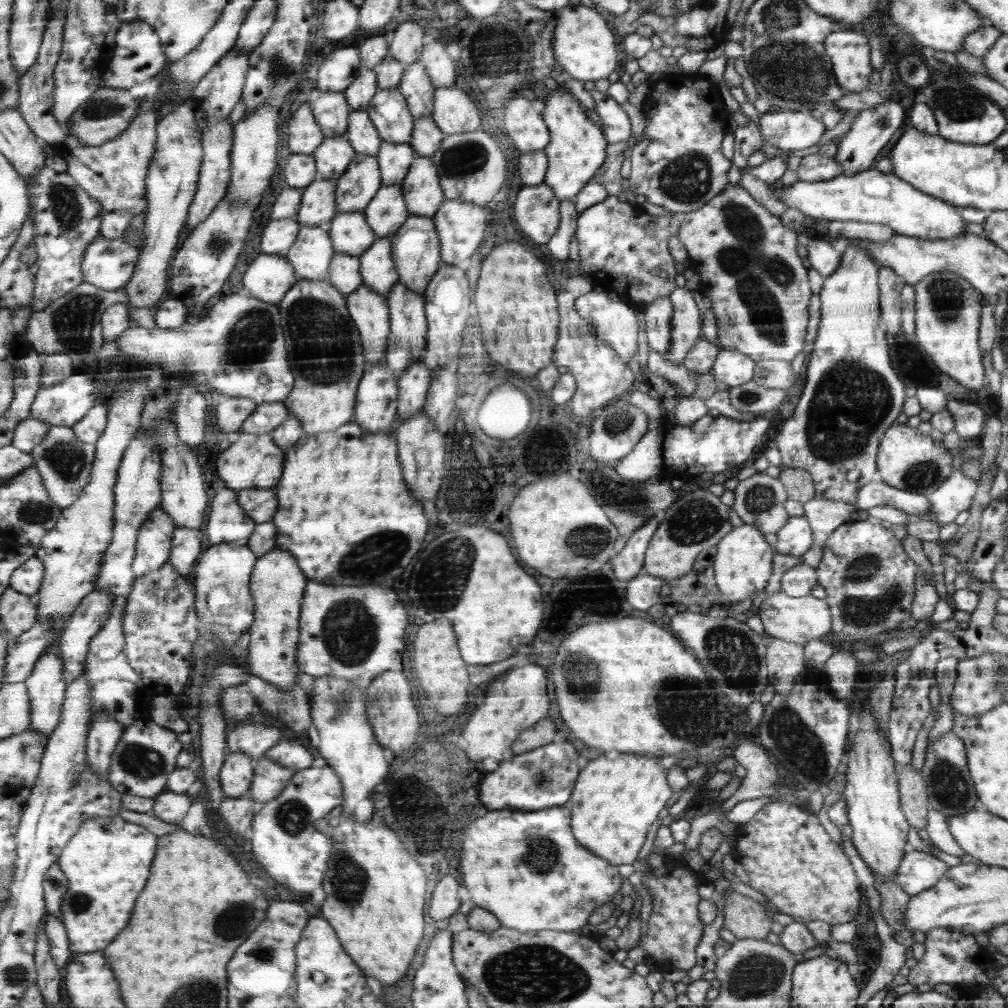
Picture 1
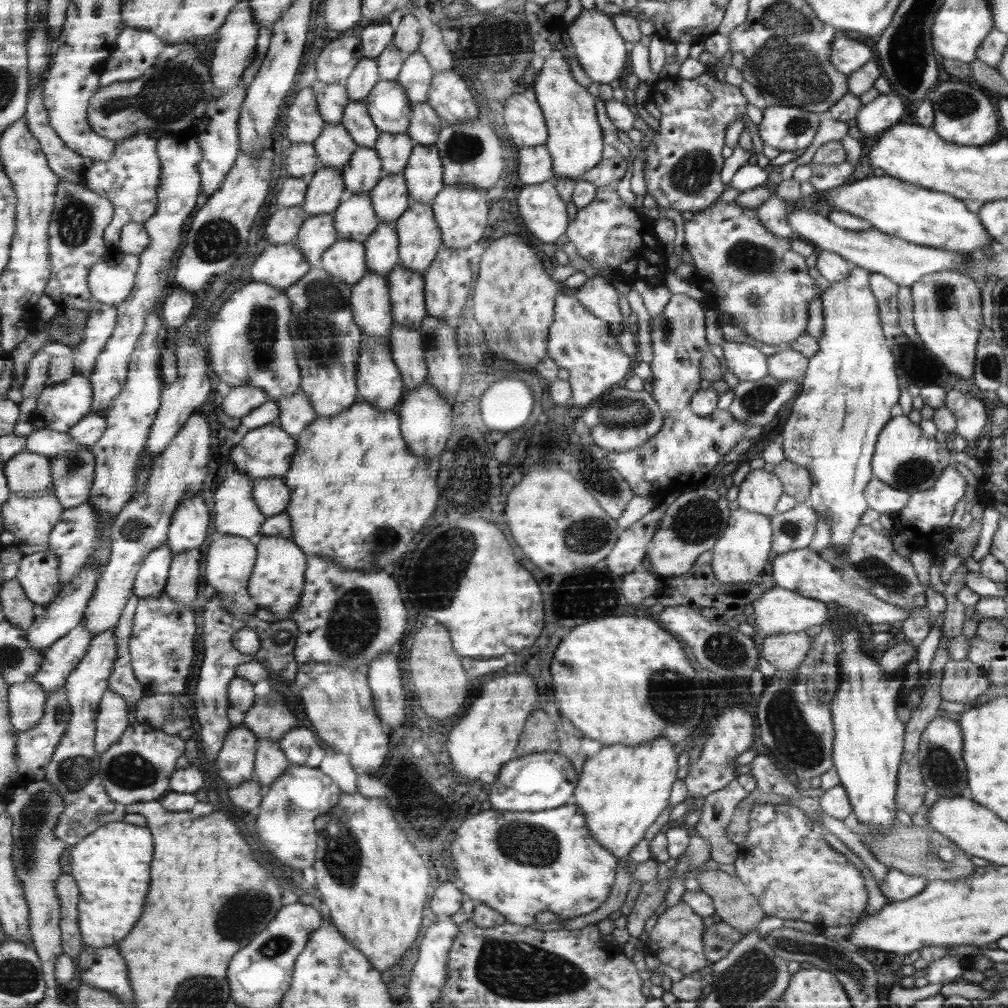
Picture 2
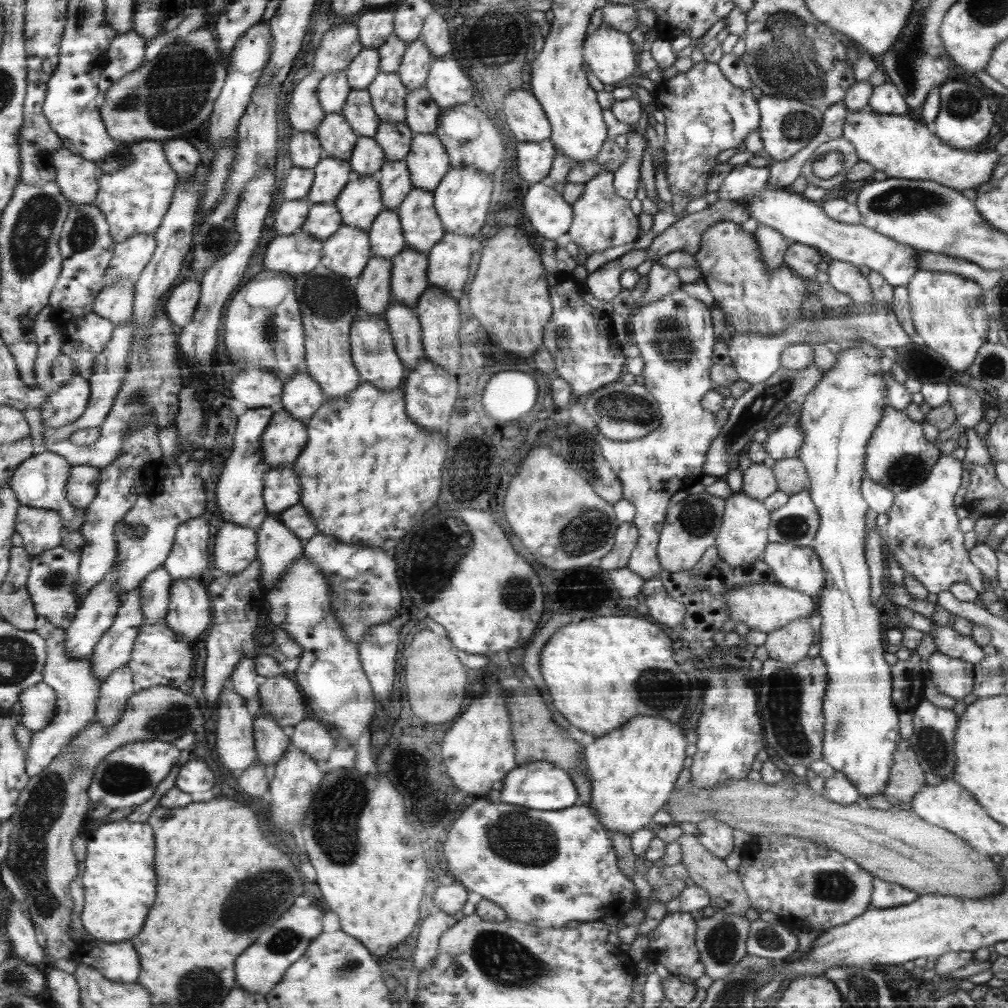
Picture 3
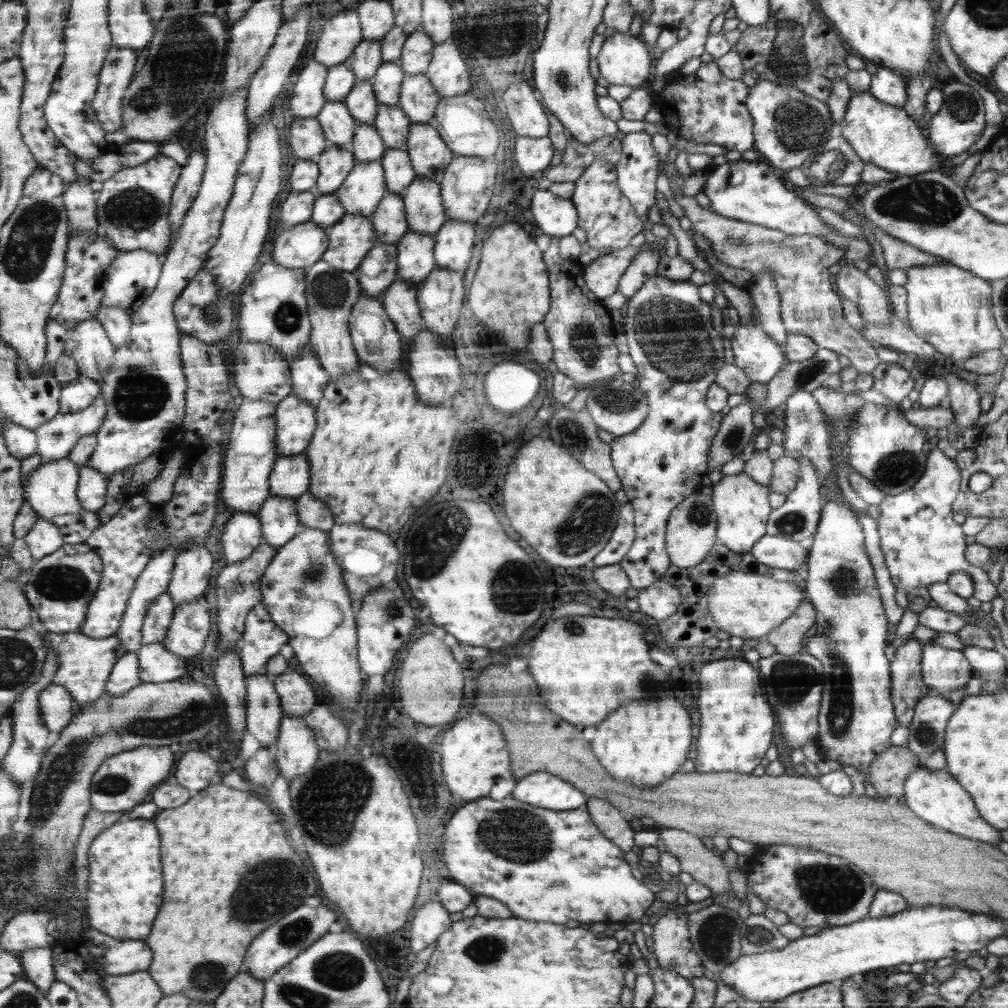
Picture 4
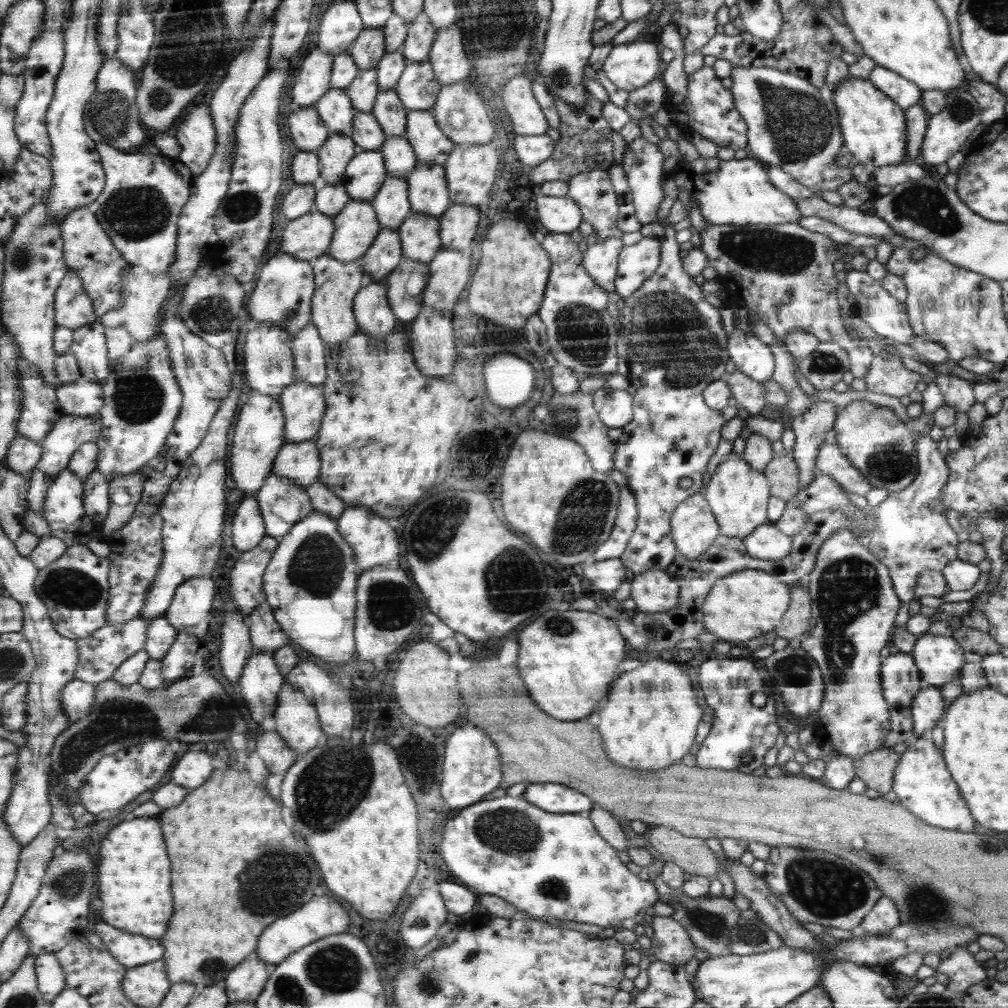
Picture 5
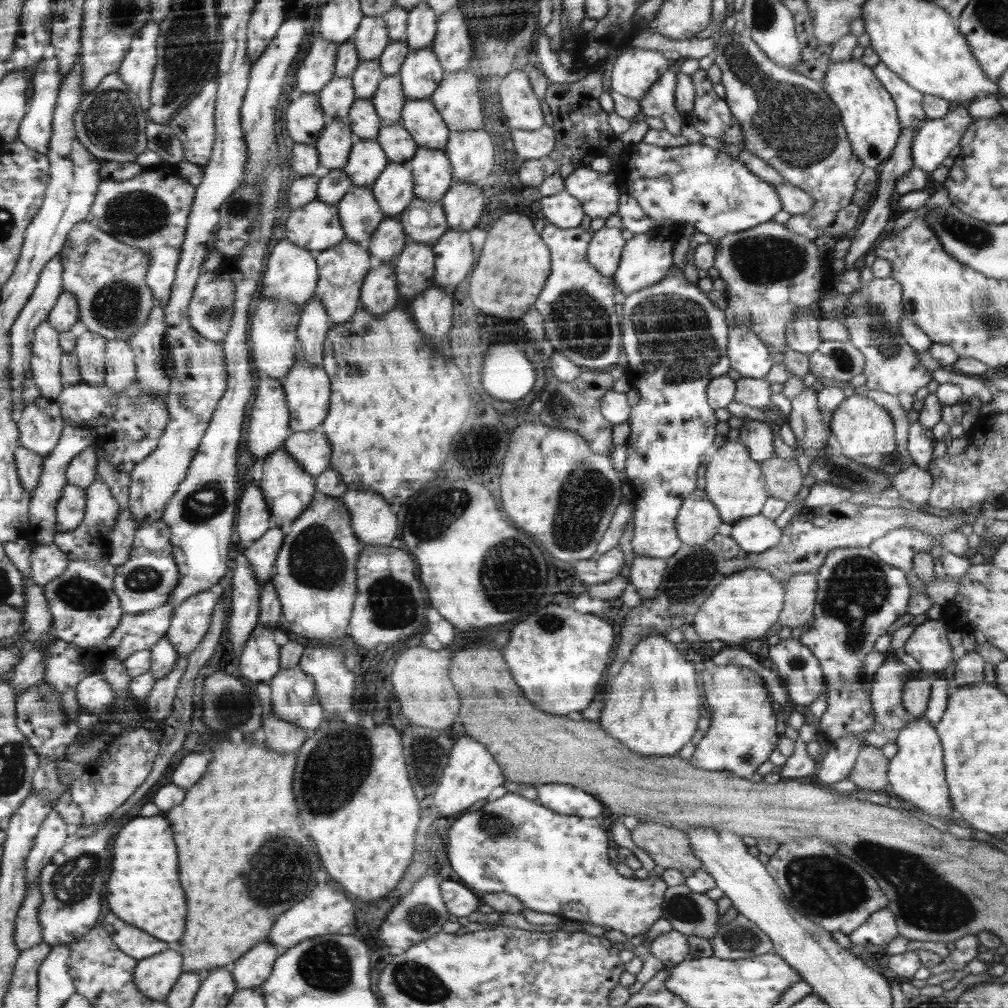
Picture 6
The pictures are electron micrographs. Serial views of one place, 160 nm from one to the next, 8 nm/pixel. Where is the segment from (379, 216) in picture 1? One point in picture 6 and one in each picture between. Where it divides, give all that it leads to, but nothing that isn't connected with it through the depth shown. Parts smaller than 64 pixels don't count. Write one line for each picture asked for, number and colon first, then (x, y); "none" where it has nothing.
2: (391, 198)
3: (395, 180)
4: (400, 172)
5: (400, 157)
6: (396, 140)

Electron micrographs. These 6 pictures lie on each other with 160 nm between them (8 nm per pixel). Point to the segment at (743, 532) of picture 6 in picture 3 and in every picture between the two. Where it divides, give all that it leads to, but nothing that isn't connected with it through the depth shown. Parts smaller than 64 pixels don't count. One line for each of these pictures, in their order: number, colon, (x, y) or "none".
3: (799, 567)
4: (777, 552)
5: (767, 541)

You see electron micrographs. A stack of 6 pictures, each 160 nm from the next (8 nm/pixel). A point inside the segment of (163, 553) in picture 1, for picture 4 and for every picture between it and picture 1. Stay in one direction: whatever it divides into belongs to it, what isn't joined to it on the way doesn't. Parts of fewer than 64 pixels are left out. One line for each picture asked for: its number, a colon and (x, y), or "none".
2: (153, 576)
3: (156, 589)
4: (161, 612)

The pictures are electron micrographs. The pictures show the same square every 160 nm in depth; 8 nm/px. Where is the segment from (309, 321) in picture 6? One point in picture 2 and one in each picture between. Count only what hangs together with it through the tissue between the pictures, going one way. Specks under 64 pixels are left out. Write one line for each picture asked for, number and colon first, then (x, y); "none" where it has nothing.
2: (297, 413)
3: (302, 396)
4: (309, 380)
5: (310, 355)

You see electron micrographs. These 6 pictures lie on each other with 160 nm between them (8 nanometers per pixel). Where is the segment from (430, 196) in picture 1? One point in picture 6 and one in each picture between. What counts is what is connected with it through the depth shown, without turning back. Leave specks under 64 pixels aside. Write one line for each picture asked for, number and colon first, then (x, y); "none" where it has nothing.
2: (424, 174)
3: (427, 161)
4: (428, 151)
5: (431, 145)
6: (420, 117)

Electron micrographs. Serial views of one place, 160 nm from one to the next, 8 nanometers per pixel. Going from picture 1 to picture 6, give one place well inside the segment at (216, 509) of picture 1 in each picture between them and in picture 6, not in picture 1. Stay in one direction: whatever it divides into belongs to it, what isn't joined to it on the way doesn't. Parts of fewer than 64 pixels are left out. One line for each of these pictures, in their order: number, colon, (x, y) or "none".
2: (237, 512)
3: (239, 492)
4: (251, 455)
5: (258, 436)
6: (269, 418)

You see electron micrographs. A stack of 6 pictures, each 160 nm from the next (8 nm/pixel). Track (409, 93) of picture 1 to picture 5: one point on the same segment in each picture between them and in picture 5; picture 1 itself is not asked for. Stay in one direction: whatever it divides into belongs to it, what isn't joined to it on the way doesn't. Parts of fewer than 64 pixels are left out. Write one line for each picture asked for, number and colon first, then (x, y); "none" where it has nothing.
2: (416, 75)
3: (414, 69)
4: (418, 49)
5: (421, 35)

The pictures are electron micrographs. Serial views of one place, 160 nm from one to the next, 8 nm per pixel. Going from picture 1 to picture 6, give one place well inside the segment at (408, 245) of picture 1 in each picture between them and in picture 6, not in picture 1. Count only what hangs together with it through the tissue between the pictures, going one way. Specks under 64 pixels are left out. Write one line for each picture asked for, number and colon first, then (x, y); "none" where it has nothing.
2: (421, 239)
3: (423, 229)
4: (425, 213)
5: (430, 195)
6: (432, 169)

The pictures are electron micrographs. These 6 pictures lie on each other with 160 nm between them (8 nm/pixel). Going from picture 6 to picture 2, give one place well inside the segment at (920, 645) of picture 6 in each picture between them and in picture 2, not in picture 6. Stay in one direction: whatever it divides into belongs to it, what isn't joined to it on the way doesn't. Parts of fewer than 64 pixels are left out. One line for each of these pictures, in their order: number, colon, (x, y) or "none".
2: (963, 682)
3: (954, 677)
4: (944, 670)
5: (938, 659)

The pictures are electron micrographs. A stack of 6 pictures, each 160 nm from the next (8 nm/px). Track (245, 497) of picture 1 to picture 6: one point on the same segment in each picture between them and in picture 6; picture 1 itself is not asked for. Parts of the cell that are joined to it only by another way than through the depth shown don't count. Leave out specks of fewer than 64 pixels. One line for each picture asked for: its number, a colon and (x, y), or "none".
2: (272, 495)
3: (283, 490)
4: (290, 477)
5: (299, 461)
6: (311, 449)

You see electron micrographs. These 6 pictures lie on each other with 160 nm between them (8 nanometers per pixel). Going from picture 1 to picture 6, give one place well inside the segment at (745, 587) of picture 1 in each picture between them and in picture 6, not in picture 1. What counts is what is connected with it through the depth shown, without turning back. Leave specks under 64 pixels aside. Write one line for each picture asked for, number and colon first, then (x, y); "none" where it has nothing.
2: (741, 553)
3: (744, 536)
4: (743, 506)
5: (738, 494)
6: (734, 483)

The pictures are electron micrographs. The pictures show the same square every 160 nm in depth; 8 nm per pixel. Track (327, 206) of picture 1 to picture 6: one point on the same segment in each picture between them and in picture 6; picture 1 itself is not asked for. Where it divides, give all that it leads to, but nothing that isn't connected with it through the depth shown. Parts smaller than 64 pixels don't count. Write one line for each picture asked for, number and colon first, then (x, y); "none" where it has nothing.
2: (324, 192)
3: (331, 174)
4: (335, 163)
5: (335, 155)
6: (334, 144)

